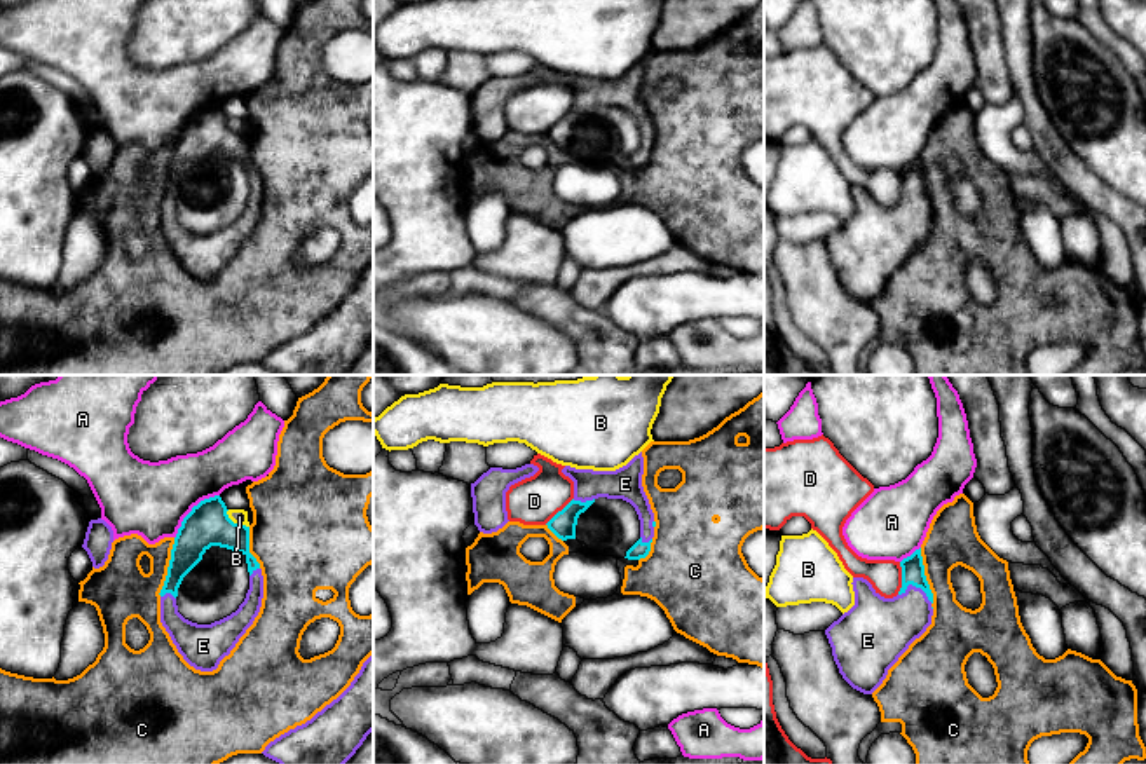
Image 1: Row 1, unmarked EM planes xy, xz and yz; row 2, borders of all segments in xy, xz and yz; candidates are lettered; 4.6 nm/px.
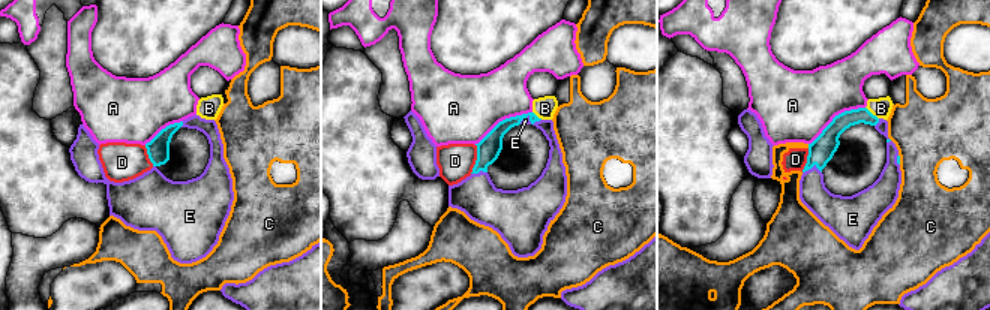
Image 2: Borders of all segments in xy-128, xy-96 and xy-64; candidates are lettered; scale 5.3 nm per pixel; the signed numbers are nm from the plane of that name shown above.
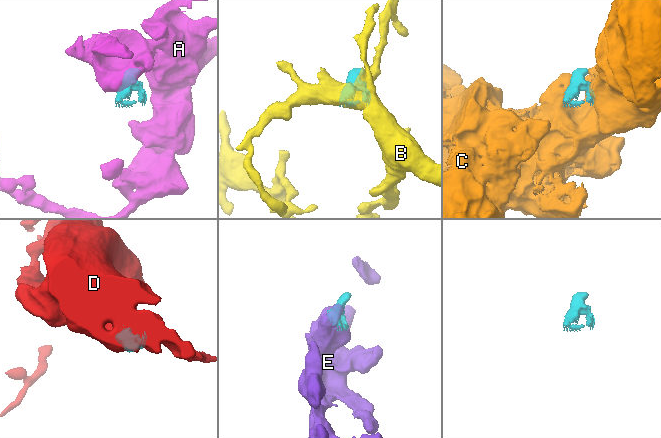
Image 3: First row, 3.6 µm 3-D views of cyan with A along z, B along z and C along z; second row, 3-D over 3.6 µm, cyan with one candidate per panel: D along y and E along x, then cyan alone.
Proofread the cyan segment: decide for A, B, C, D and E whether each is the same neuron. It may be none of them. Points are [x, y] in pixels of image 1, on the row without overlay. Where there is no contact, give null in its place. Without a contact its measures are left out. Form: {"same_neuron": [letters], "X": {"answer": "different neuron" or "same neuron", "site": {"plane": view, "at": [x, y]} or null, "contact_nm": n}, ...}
{"same_neuron": ["E"], "A": {"answer": "different neuron", "site": {"plane": "xy", "at": [192, 119]}, "contact_nm": 300}, "B": {"answer": "different neuron", "site": {"plane": "xy", "at": [236, 133]}, "contact_nm": 130}, "C": {"answer": "different neuron", "site": {"plane": "xy", "at": [168, 177]}, "contact_nm": 280}, "D": {"answer": "different neuron", "site": {"plane": "yz", "at": [902, 187]}, "contact_nm": 150}, "E": {"answer": "same neuron", "site": {"plane": "yz", "at": [916, 196]}, "contact_nm": 170}}

